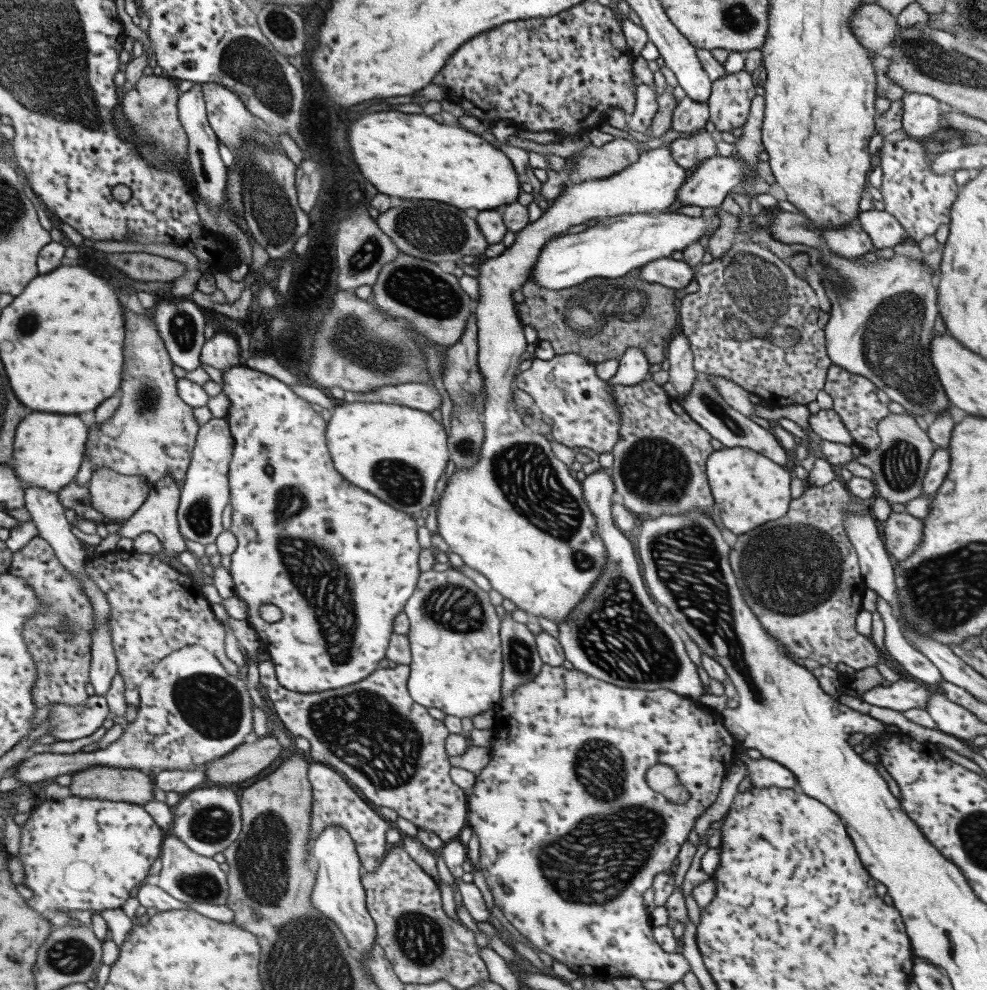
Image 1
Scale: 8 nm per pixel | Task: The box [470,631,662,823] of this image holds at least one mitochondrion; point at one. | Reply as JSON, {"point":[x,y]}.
{"point":[520,653]}

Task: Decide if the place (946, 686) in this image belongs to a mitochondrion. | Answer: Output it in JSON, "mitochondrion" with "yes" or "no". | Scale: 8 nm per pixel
{"mitochondrion":"no"}

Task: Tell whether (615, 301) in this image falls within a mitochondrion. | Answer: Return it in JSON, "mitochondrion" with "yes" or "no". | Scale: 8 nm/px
{"mitochondrion":"yes"}

